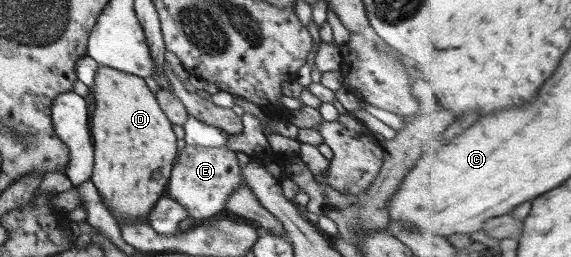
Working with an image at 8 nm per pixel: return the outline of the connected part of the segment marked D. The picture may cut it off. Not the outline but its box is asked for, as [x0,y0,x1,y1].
[91,65,178,223]

